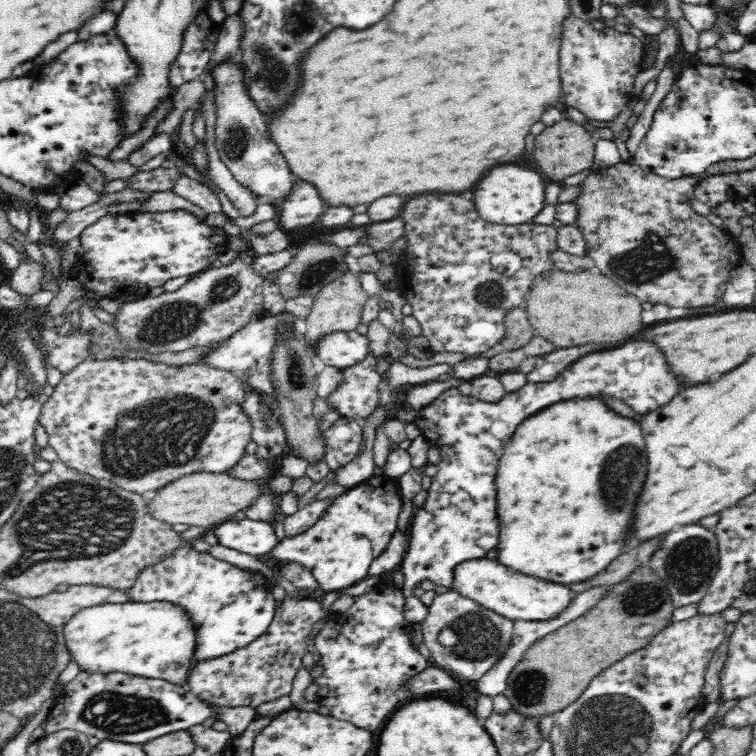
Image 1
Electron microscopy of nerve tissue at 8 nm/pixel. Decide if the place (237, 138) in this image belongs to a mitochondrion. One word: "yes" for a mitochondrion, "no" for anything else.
yes

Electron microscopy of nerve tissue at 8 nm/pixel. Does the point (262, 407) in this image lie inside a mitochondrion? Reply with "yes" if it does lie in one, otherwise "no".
no

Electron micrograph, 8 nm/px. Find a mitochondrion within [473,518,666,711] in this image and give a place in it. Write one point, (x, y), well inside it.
(530, 686)

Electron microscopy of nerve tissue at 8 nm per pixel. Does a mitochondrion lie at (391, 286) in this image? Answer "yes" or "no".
no

